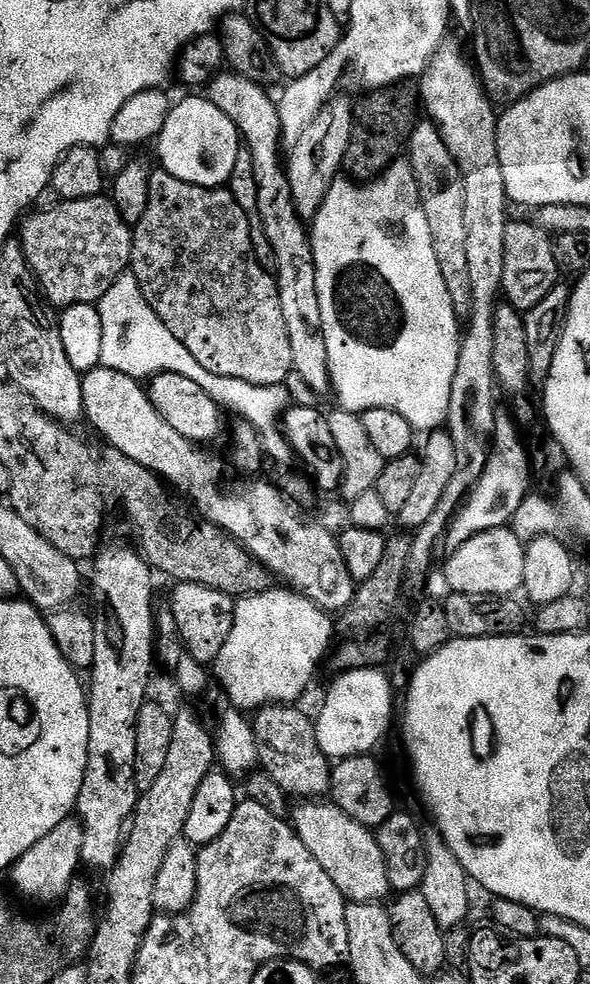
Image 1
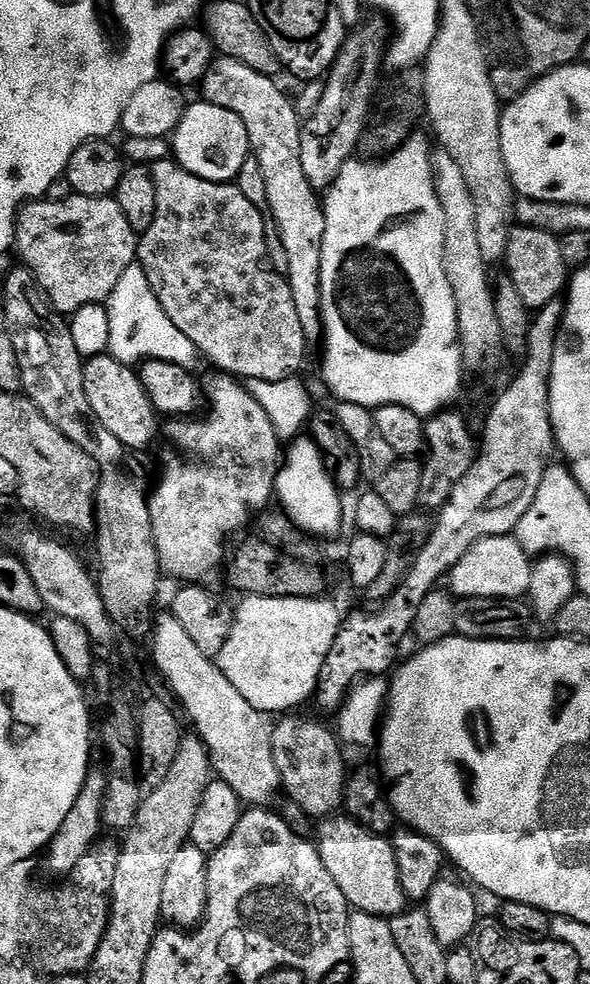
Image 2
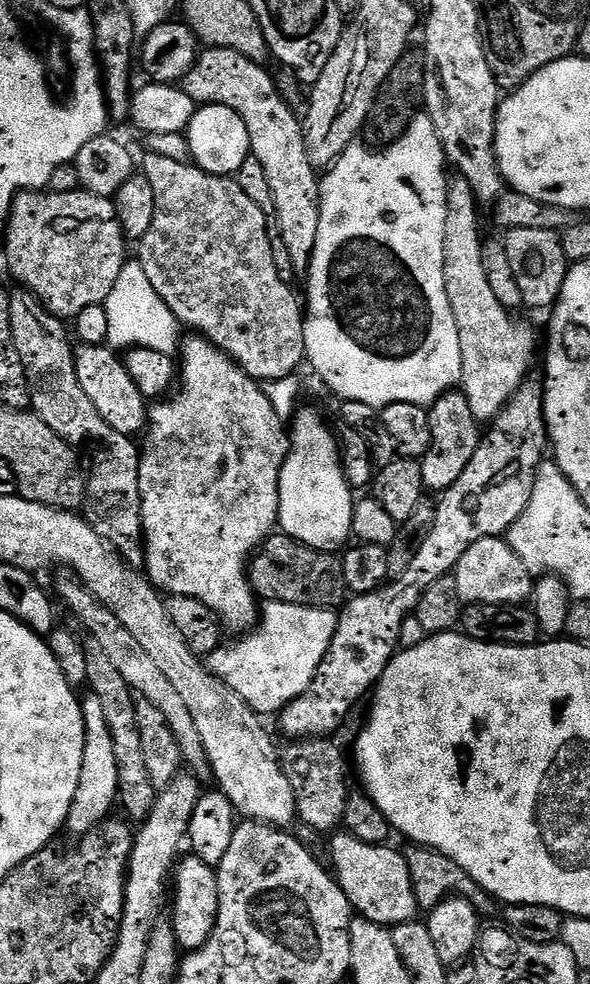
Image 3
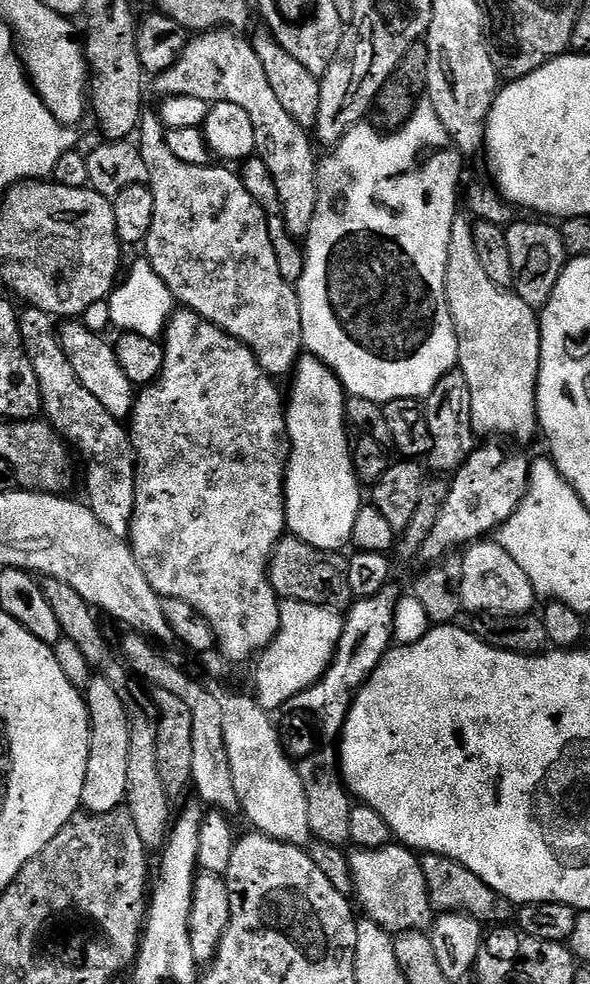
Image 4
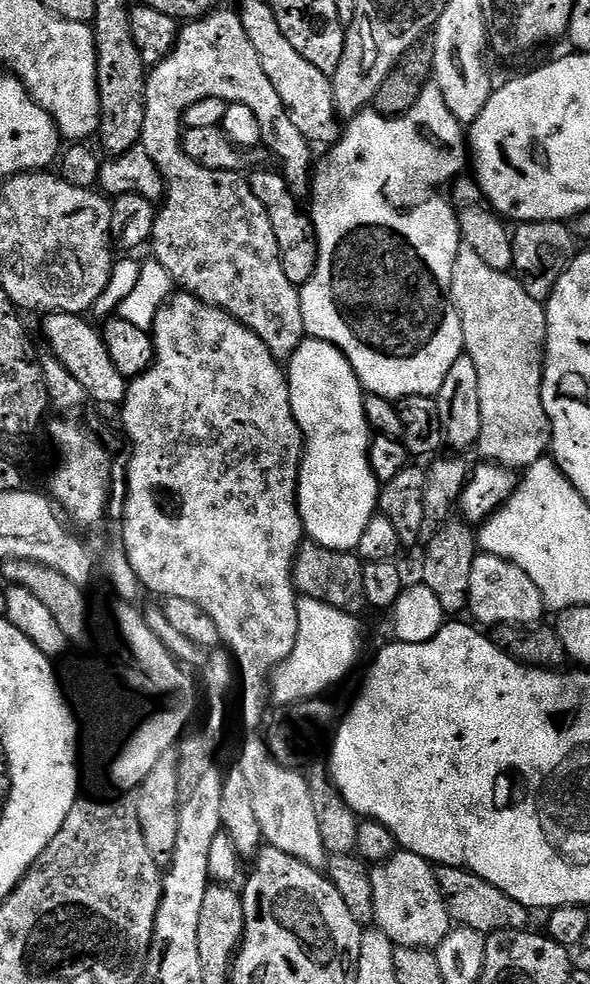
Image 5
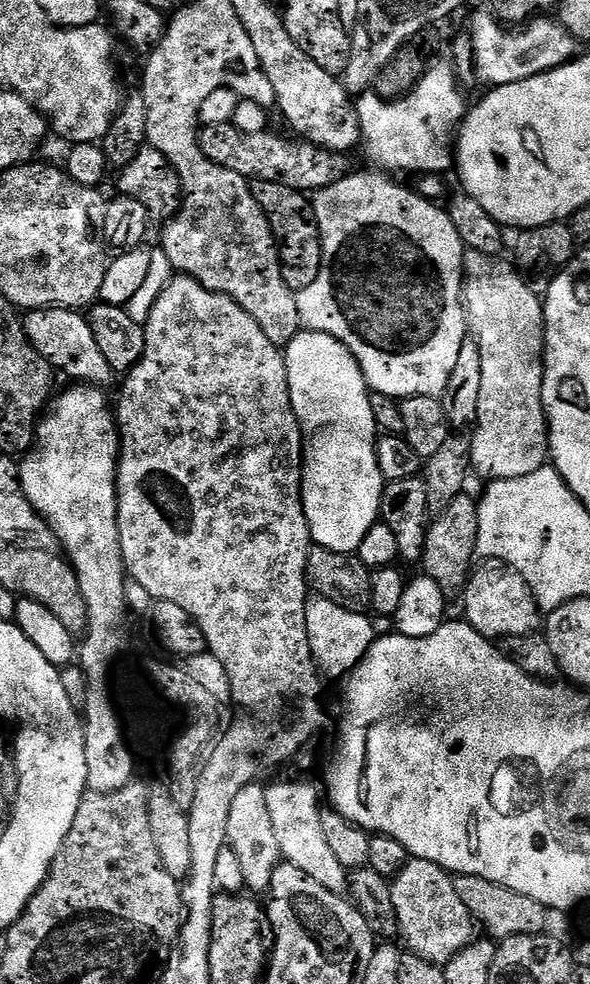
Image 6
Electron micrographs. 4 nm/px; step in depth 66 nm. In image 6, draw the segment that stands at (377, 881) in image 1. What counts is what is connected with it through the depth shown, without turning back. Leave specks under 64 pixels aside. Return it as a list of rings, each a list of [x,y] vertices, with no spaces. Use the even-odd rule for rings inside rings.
[[[409,859],[408,865],[391,877],[390,899],[395,927],[400,927],[411,955],[443,966],[477,939],[478,925],[462,906],[454,890],[453,877],[434,862]]]

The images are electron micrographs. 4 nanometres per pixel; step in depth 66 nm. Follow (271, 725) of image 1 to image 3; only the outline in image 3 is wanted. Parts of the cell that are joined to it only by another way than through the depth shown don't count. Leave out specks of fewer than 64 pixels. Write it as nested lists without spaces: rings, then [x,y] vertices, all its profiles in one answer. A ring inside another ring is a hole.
[[[332,738],[323,740],[294,740],[285,743],[285,748],[279,753],[278,759],[280,768],[286,774],[286,778],[290,782],[290,786],[294,790],[294,798],[296,799],[296,814],[299,823],[306,826],[314,826],[314,830],[318,830],[321,834],[332,834],[343,825],[344,815],[346,814],[346,802],[350,795],[350,787],[348,788],[347,772],[350,764],[344,761],[344,752],[336,745],[337,741]]]

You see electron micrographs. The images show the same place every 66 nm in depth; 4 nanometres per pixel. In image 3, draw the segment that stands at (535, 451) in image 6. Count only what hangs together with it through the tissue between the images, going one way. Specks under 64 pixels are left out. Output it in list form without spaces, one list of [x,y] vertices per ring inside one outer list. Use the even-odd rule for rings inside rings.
[[[456,178],[451,181],[448,189],[448,217],[446,218],[446,238],[444,239],[444,277],[446,278],[446,294],[450,298],[450,310],[454,310],[454,318],[458,326],[458,342],[462,346],[462,370],[460,371],[460,379],[462,381],[462,391],[464,397],[470,402],[470,410],[476,416],[477,421],[488,422],[493,416],[499,414],[504,408],[504,403],[516,393],[518,386],[522,381],[528,379],[532,368],[532,355],[536,352],[536,336],[532,333],[532,328],[528,324],[523,324],[520,320],[515,320],[513,313],[502,306],[502,302],[498,302],[498,298],[494,298],[494,290],[490,290],[490,282],[486,282],[486,270],[484,269],[484,259],[482,258],[482,235],[480,236],[480,216],[476,213],[478,209],[478,201],[476,195],[470,190],[470,186],[465,180]]]

